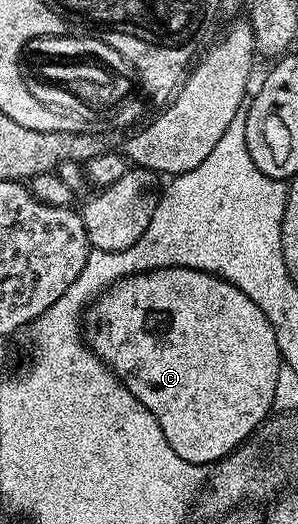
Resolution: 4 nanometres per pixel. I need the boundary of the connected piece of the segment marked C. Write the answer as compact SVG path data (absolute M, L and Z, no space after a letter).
M156 268L152 272L137 272L135 276L128 276L125 280L112 284L88 305L82 317L82 335L92 353L120 377L130 394L134 394L134 398L138 398L142 406L146 406L146 410L154 414L154 418L158 418L158 426L162 426L166 442L174 446L174 454L186 458L186 462L191 464L212 466L223 460L269 419L273 411L274 386L278 379L281 358L276 335L266 314L262 314L262 310L258 310L258 306L254 306L254 302L250 302L250 298L246 298L242 290L238 290L230 282L211 276L209 272L200 271L199 268Z

